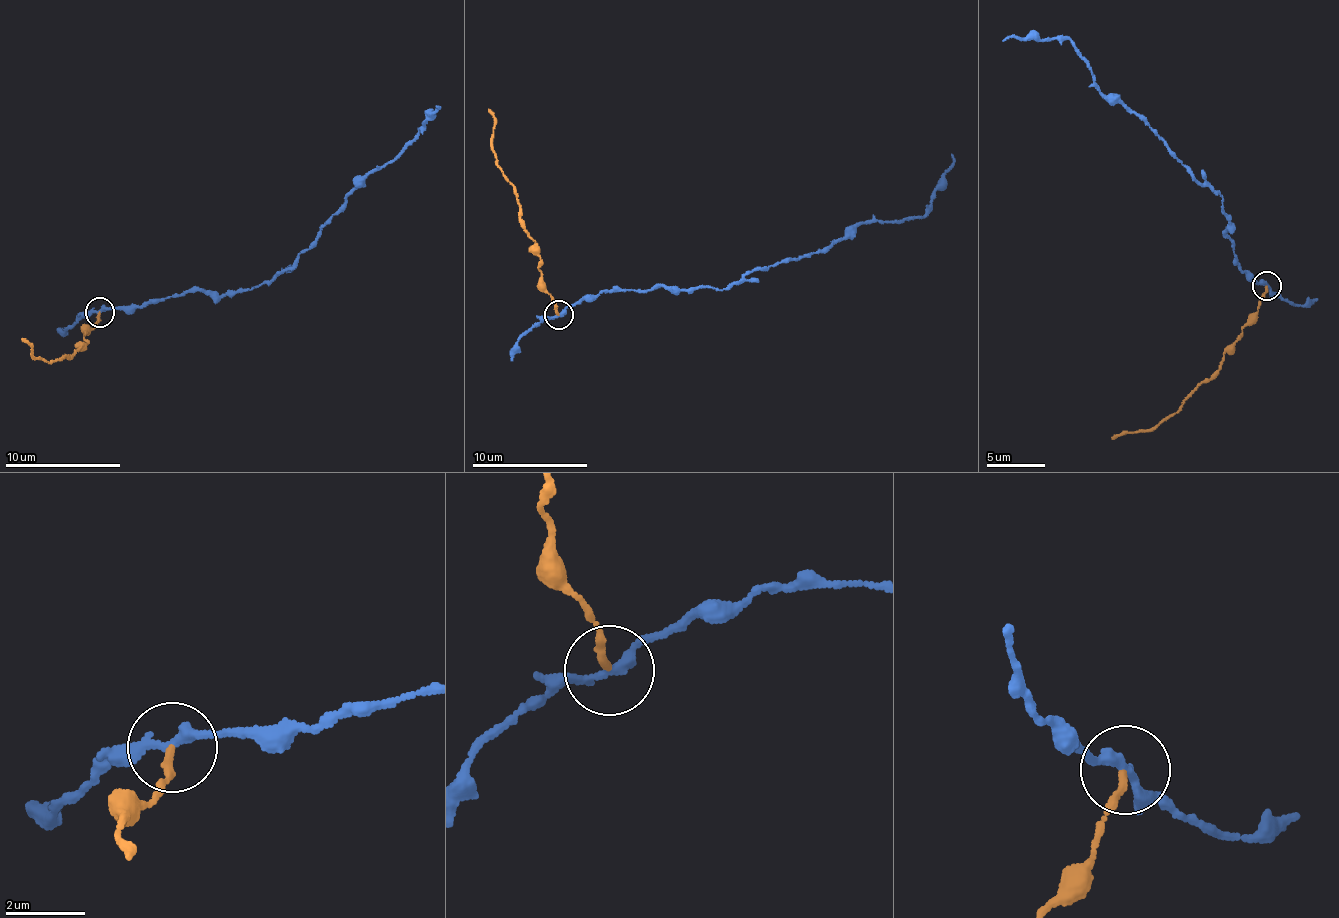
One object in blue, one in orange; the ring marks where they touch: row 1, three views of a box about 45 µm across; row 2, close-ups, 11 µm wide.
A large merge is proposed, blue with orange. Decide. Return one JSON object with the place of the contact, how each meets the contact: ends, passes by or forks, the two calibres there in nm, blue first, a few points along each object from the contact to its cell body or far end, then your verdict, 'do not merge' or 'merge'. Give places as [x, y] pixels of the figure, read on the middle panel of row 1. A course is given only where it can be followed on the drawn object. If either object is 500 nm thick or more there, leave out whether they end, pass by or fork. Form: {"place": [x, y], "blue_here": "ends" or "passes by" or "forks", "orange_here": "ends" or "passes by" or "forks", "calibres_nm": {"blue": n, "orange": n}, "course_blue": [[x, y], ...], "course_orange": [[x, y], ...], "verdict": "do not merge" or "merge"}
{"place": [558, 315], "blue_here": "passes by", "orange_here": "ends", "calibres_nm": {"blue": 240, "orange": 160}, "course_blue": [[559, 314], [611, 290], [732, 285], [758, 269], [823, 250], [864, 223], [923, 215], [952, 154]], "course_orange": [[559, 314], [537, 267], [539, 247], [522, 215], [516, 190], [492, 150], [493, 113], [488, 108]], "verdict": "do not merge"}

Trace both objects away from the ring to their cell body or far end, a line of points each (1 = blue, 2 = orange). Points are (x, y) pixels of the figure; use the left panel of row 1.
1: (100, 312), (200, 289), (220, 295), (270, 283), (292, 268), (369, 171), (399, 158), (437, 107)
2: (100, 312), (96, 327), (83, 334), (85, 345), (69, 356), (34, 358), (28, 341), (21, 339)

